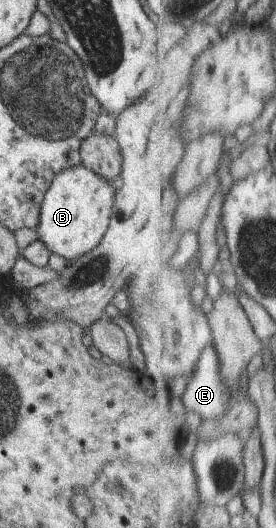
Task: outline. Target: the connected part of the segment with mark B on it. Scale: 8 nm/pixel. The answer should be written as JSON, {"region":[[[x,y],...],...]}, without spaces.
{"region":[[[79,164],[62,170],[49,183],[49,188],[45,191],[40,204],[38,225],[35,228],[38,234],[37,240],[43,242],[50,253],[61,255],[68,262],[74,261],[97,246],[108,230],[114,196],[115,188],[109,184],[109,181],[86,166]]]}

